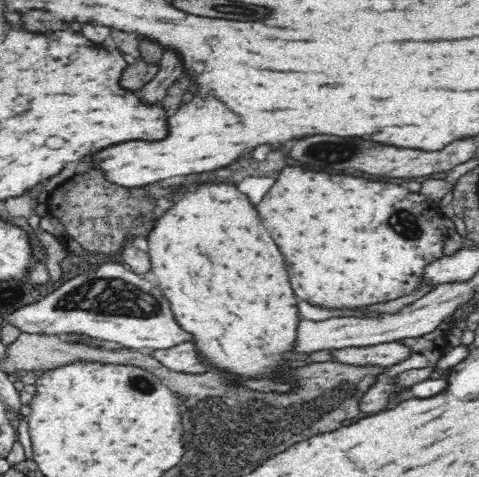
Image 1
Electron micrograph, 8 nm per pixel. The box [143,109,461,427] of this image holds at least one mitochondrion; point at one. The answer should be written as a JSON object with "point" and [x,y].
{"point":[329,154]}

